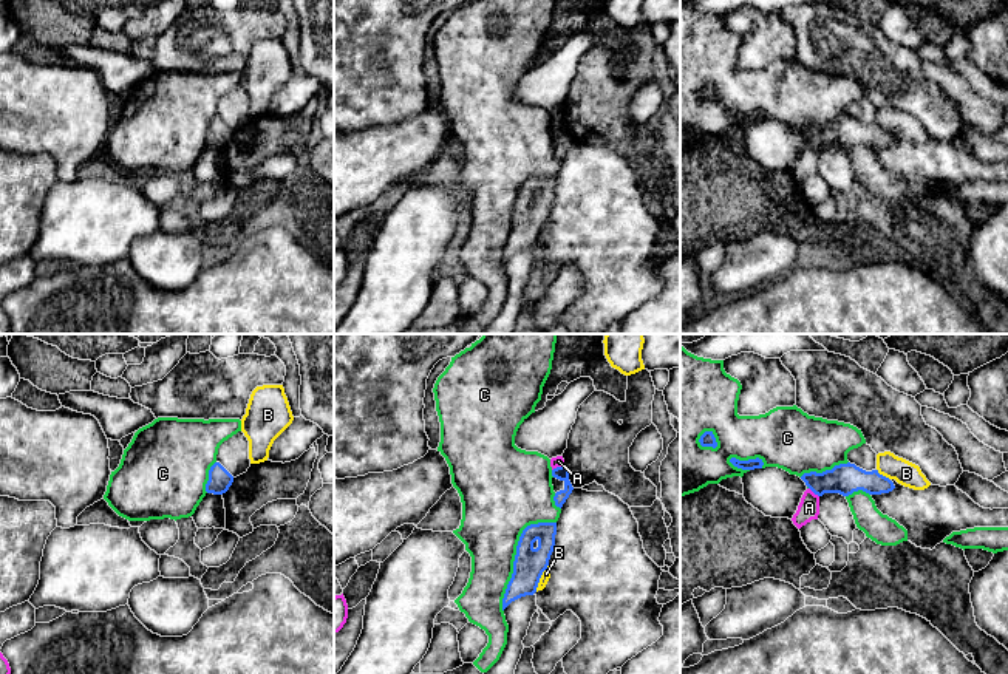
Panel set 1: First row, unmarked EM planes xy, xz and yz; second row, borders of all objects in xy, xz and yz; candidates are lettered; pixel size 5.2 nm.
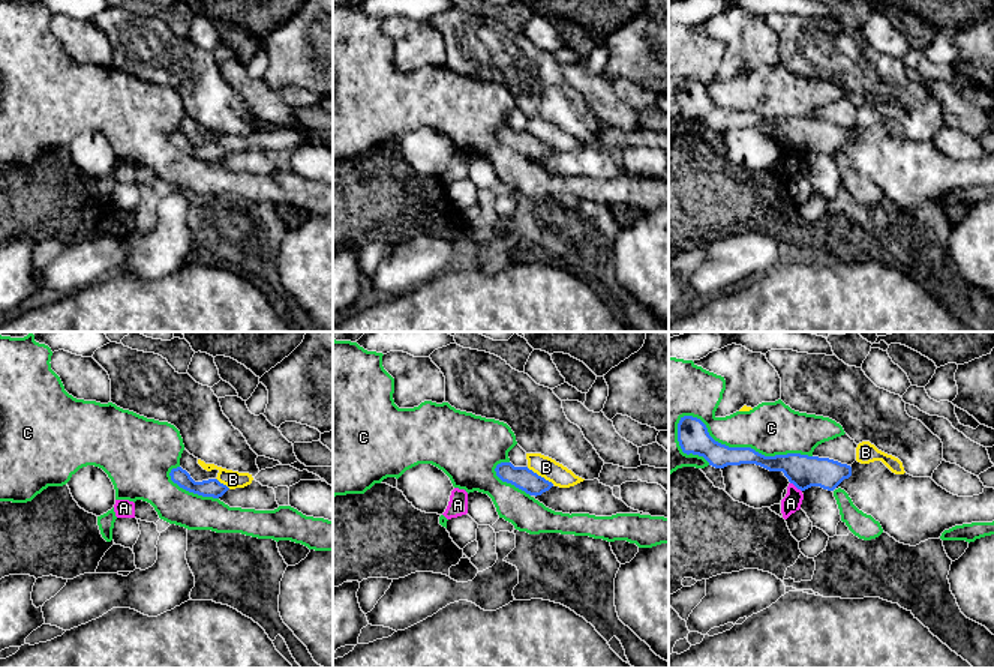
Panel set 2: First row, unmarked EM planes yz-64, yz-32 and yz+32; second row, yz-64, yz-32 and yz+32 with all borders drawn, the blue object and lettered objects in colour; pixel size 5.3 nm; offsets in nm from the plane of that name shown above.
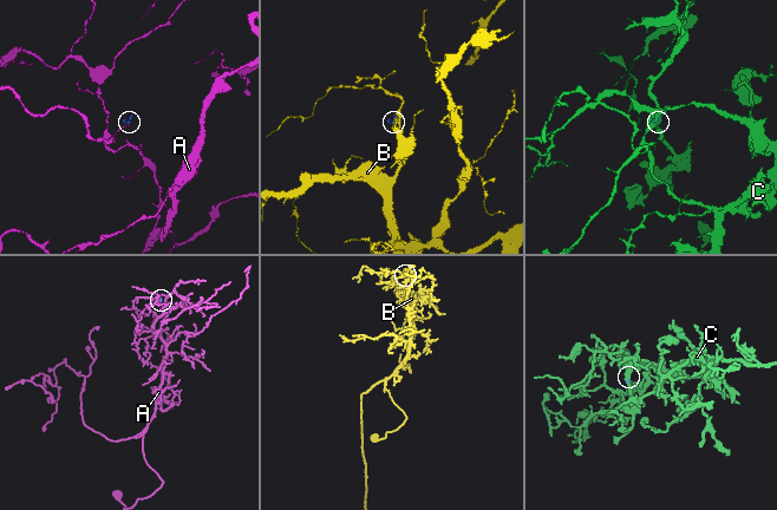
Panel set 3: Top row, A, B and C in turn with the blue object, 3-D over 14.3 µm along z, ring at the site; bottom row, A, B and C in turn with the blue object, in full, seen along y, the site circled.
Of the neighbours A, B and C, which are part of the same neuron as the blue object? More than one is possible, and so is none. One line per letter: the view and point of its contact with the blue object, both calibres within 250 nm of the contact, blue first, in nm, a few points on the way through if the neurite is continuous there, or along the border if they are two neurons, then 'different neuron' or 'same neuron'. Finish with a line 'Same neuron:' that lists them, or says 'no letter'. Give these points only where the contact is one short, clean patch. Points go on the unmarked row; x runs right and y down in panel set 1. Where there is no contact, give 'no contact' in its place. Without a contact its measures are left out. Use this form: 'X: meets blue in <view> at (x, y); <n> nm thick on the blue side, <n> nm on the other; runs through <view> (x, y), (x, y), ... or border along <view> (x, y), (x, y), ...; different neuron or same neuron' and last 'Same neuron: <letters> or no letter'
A: meets blue in yz at (813, 146); 160 nm thick on the blue side, 110 nm on the other; border along yz (809, 141), (818, 150); different neuron
B: meets blue in xz at (540, 231); 160 nm thick on the blue side, 50 nm on the other; border along xz (548, 218), (535, 245); different neuron
C: meets blue in xz at (515, 209); 160 nm thick on the blue side, 340 nm on the other; different neuron
Same neuron: no letter

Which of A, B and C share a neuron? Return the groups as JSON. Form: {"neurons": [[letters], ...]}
{"neurons": [["A"], ["B"], ["C"]]}

